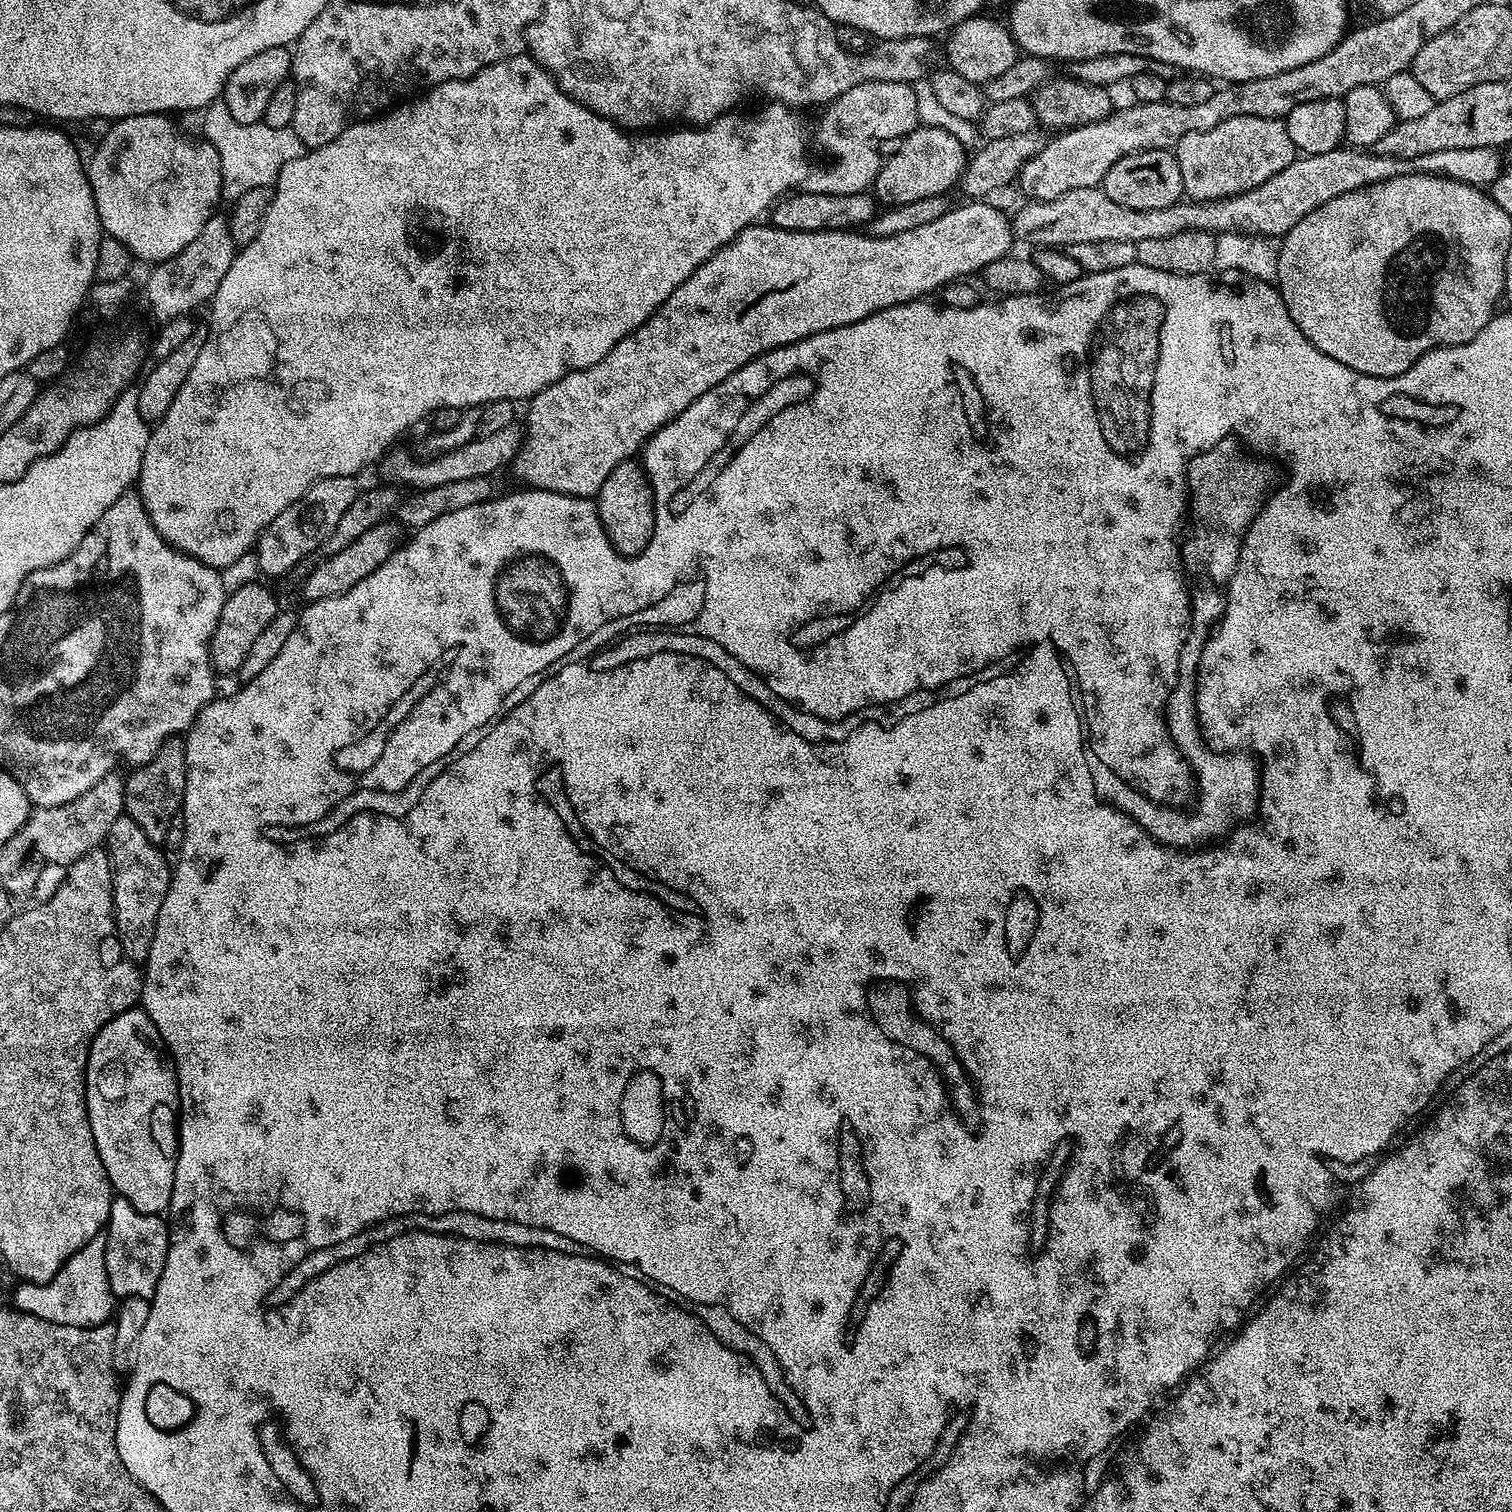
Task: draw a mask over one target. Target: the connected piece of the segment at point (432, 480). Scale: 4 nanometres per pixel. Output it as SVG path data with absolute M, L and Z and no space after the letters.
M519 423L505 426L495 434L486 434L475 440L466 442L449 452L429 455L428 460L419 460L408 452L392 450L379 461L380 476L385 485L403 486L408 490L419 490L430 486L443 486L446 482L462 482L462 478L478 478L479 476L497 475L499 468L507 469L518 450L524 445L526 432Z

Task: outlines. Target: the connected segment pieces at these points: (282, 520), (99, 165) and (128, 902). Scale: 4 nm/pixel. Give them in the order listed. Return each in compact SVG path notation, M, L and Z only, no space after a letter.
M331 476L312 484L298 502L286 506L270 526L261 534L256 542L254 557L256 564L268 576L284 576L291 568L296 568L311 552L325 547L329 536L335 532L338 522L342 522L342 514L350 510L354 498L358 494L357 481L350 476Z
M157 114L127 116L124 120L115 121L104 141L97 146L92 161L89 159L86 164L101 229L126 245L137 261L149 260L152 266L186 250L186 246L202 234L202 226L206 226L208 219L217 211L216 203L222 200L217 150L203 139L187 140L179 136L168 120L171 119L167 115Z
M120 816L106 841L108 860L112 864L112 897L116 932L124 954L137 966L143 965L150 954L150 942L154 942L154 930L158 922L158 910L166 898L166 890L172 881L172 868L167 855L146 838L146 832L134 818Z

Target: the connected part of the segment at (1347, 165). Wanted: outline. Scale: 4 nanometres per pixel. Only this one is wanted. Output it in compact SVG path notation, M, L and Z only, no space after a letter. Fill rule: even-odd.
M1341 146L1333 152L1318 154L1317 156L1301 155L1286 170L1274 174L1262 186L1225 200L1207 200L1204 204L1195 202L1181 202L1162 206L1162 210L1134 210L1130 206L1121 206L1105 194L1103 187L1087 188L1086 190L1070 190L1070 194L1062 194L1062 198L1049 200L1028 200L1011 217L1012 235L1017 241L1025 240L1028 244L1036 244L1040 248L1059 248L1066 250L1078 242L1134 242L1139 244L1148 239L1170 238L1171 235L1183 231L1206 231L1213 234L1221 232L1251 232L1258 236L1275 236L1283 238L1290 229L1310 210L1318 210L1322 202L1330 202L1330 198L1338 198L1338 194L1350 194L1350 190L1358 190L1370 186L1374 182L1386 182L1390 178L1398 178L1425 172L1431 176L1445 176L1458 182L1472 184L1476 188L1491 186L1506 165L1500 161L1501 153L1494 148L1471 148L1470 150L1438 150L1435 154L1422 154L1422 158L1413 160L1399 160L1393 156L1379 156L1375 150L1357 150L1351 146Z

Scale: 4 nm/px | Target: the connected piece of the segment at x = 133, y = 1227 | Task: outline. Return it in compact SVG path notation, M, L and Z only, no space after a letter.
M121 1196L113 1199L104 1236L106 1275L109 1278L109 1290L116 1298L133 1296L151 1301L166 1266L168 1229L163 1215L151 1216L134 1210L134 1206L130 1206L130 1202Z

